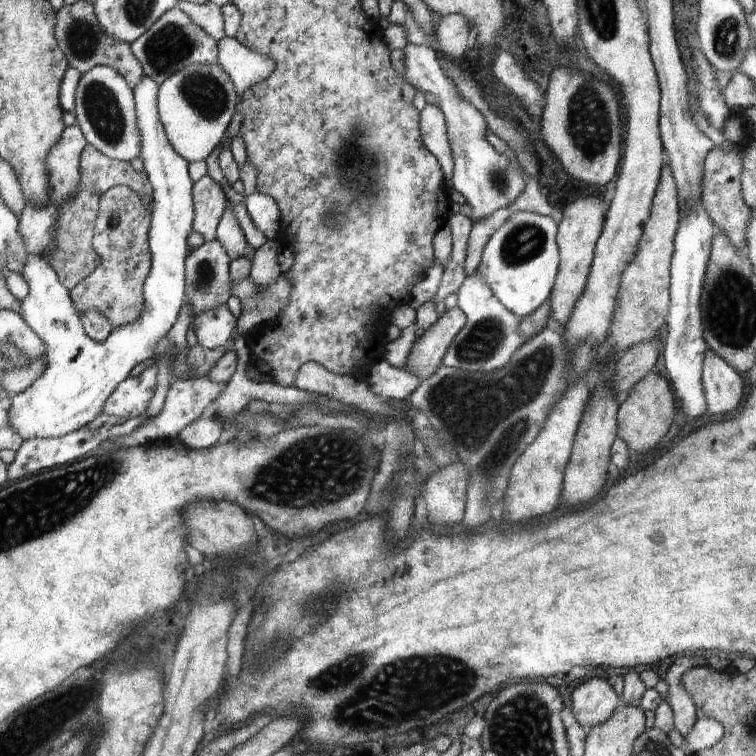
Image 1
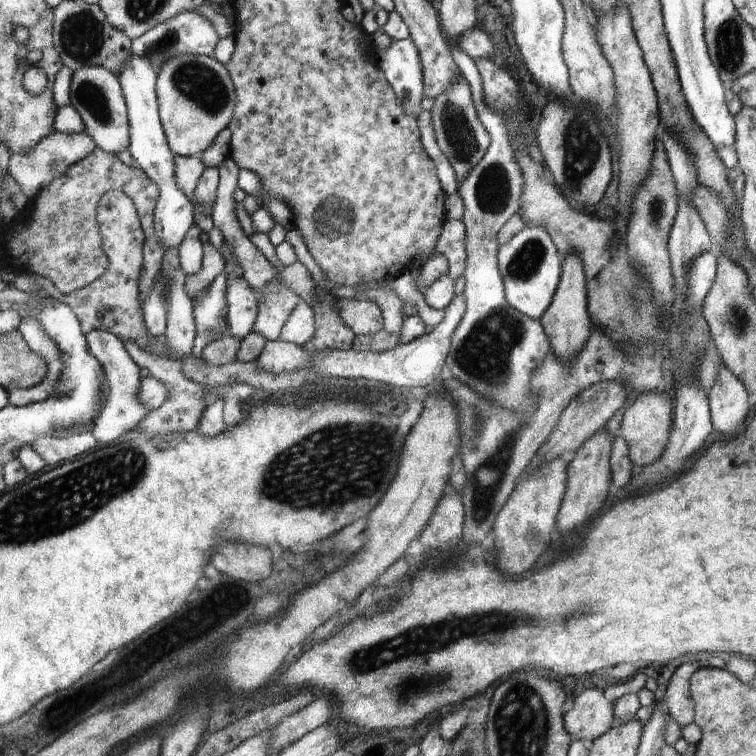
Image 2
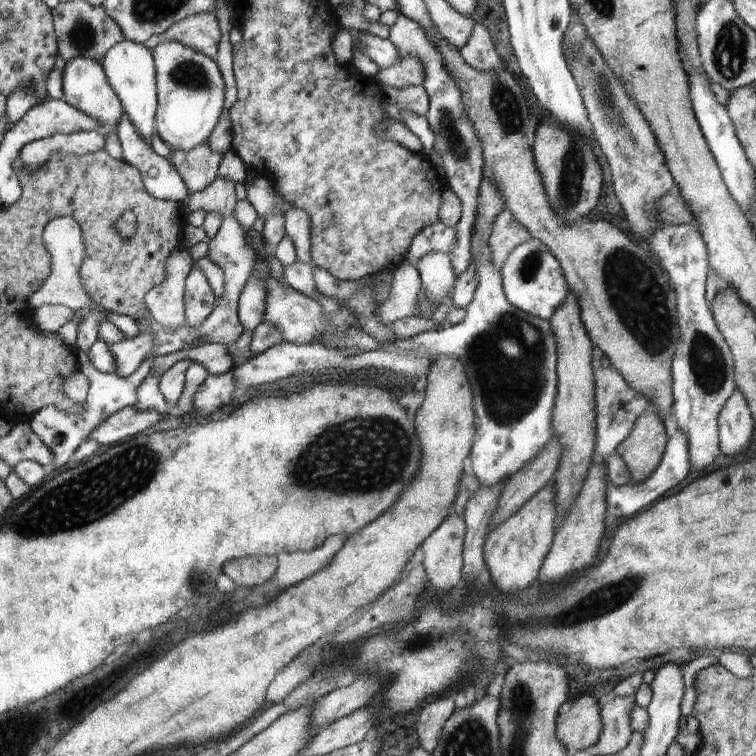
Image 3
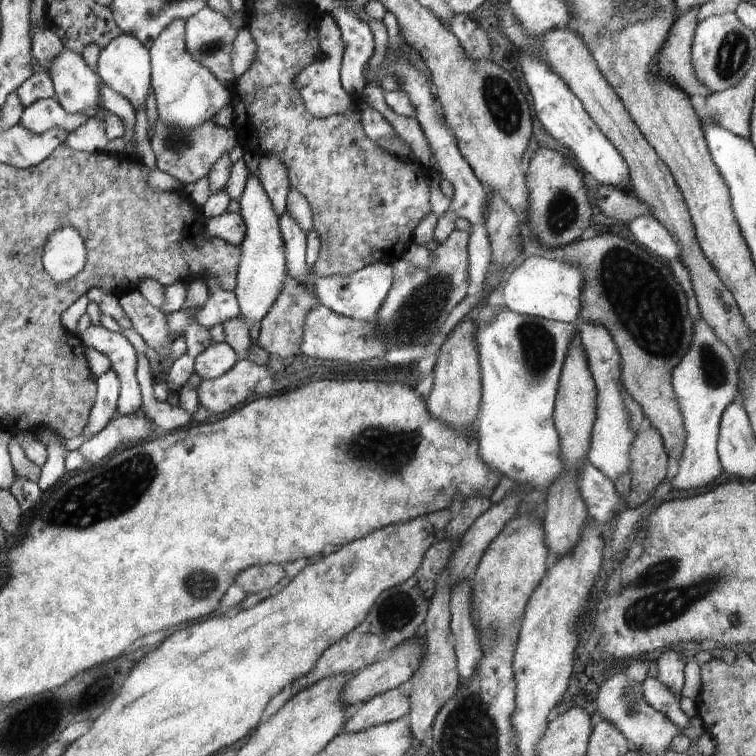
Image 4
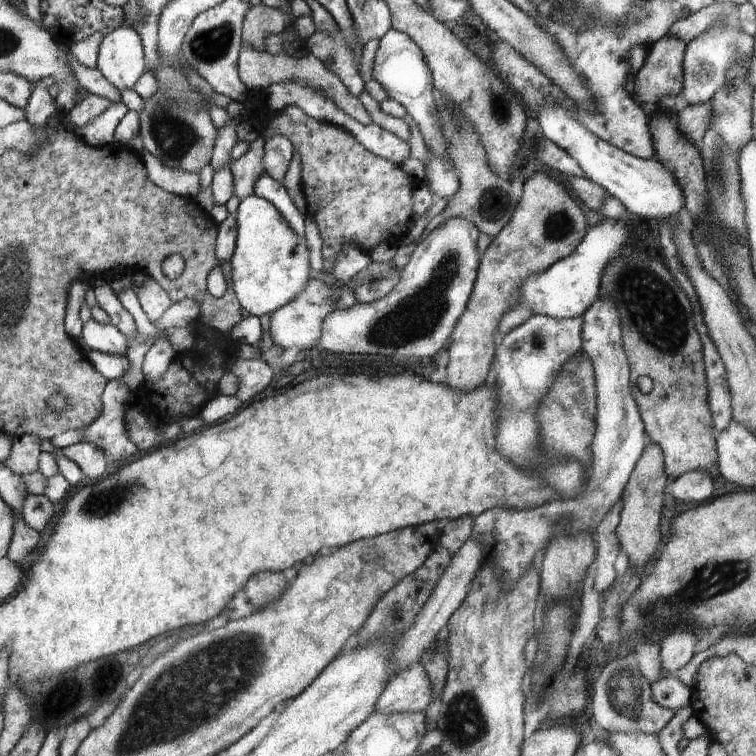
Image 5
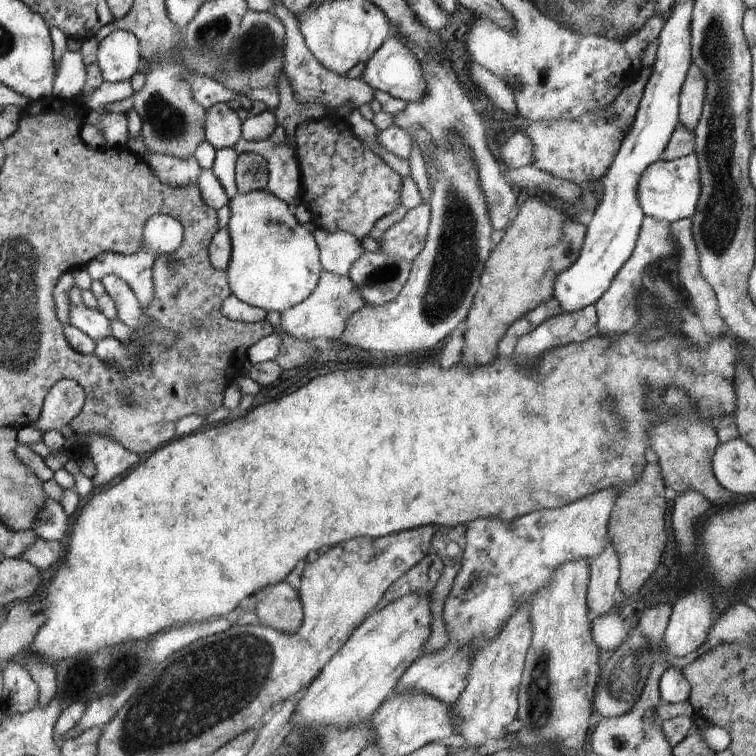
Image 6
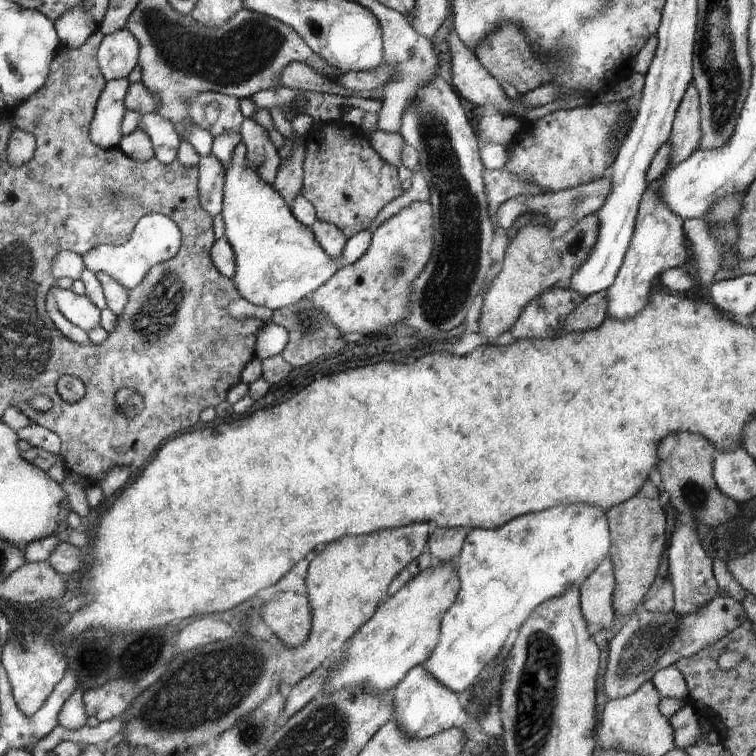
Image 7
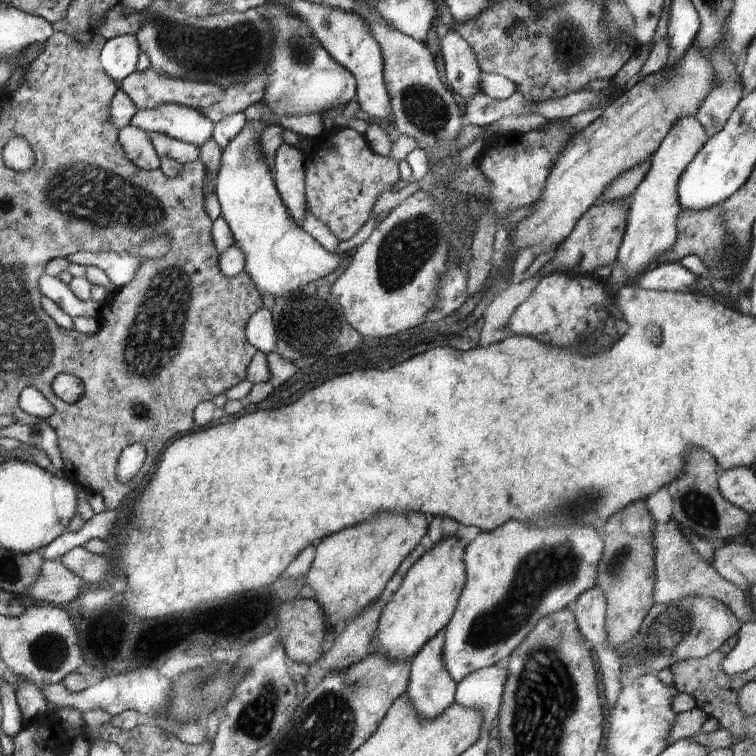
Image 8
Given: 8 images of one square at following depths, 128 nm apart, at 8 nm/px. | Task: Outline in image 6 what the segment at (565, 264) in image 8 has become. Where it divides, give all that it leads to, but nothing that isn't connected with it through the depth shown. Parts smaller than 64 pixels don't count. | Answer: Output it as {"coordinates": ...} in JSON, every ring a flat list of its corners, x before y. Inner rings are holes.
{"coordinates":[[534,197,526,200,511,217,511,228,485,262,480,286,465,318,468,324,463,334,462,363,465,365,491,364,498,352,497,344,510,325,553,297,555,278,578,260,586,238,587,225,574,218,570,220,562,210]]}

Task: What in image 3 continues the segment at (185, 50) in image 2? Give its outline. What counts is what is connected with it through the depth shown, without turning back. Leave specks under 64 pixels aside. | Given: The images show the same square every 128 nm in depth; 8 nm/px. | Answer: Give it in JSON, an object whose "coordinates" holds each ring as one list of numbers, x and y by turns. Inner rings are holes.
{"coordinates":[[210,13,190,16,172,24,160,36,150,36,149,40,142,42,142,46,148,52,152,52,158,44,162,44,162,40,174,40,210,60,215,60,218,57,218,46,221,40,219,21]]}

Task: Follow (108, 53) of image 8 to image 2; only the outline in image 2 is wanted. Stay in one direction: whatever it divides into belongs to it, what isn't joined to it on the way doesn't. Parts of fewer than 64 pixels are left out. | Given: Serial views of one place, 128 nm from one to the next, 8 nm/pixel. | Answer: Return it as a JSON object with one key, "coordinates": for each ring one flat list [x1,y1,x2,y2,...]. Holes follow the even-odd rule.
{"coordinates":[[132,54,116,72,118,80,121,82,121,91,127,106,127,119,129,124,129,147,127,151,137,160,138,167,153,180,159,188,159,199,154,214,154,226,157,237,161,240,163,247,166,249,178,249,181,240,186,236,188,229,193,225,192,206,187,197,177,188,175,184,175,165,173,160,176,155,170,150,163,131,163,126,159,117,159,104,157,101,156,81,157,74,152,68,150,61,146,57]]}

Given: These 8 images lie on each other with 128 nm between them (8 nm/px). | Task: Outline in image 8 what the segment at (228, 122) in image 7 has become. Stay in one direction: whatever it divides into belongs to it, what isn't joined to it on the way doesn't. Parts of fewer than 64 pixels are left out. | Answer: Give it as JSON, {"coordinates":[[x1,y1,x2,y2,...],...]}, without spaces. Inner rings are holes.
{"coordinates":[[148,67,145,71,134,71,118,85,139,109,151,109,159,107,159,104,176,103,199,110,213,123,217,123,224,118,224,115,244,111,248,106,261,102,266,79,264,72,246,80,245,83,236,83,234,86,222,89,220,85,214,83,188,81,170,75,159,75,158,71]]}

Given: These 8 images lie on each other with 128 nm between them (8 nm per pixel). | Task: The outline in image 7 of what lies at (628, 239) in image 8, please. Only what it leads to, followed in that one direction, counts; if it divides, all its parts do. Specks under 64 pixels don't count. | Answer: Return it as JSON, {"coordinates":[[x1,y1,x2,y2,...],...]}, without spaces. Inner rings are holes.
{"coordinates":[[690,81,683,99,675,112,669,144,670,160,668,168,685,161,693,152,701,148,699,94,694,81],[650,185,641,196,634,232,629,247,625,252,621,267,615,281,607,290,607,314,613,319,626,320,643,311,649,296,654,292,654,284,665,270,679,267,686,262,687,238,683,229,683,222,670,207,663,203,657,193,658,185]]}

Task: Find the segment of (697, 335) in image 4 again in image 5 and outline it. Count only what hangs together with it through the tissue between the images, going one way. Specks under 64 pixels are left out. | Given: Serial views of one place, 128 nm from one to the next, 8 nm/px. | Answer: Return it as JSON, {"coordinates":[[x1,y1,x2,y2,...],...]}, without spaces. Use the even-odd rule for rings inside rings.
{"coordinates":[[690,471,674,480,666,491,682,502,706,502,714,494,714,480,705,471]]}

